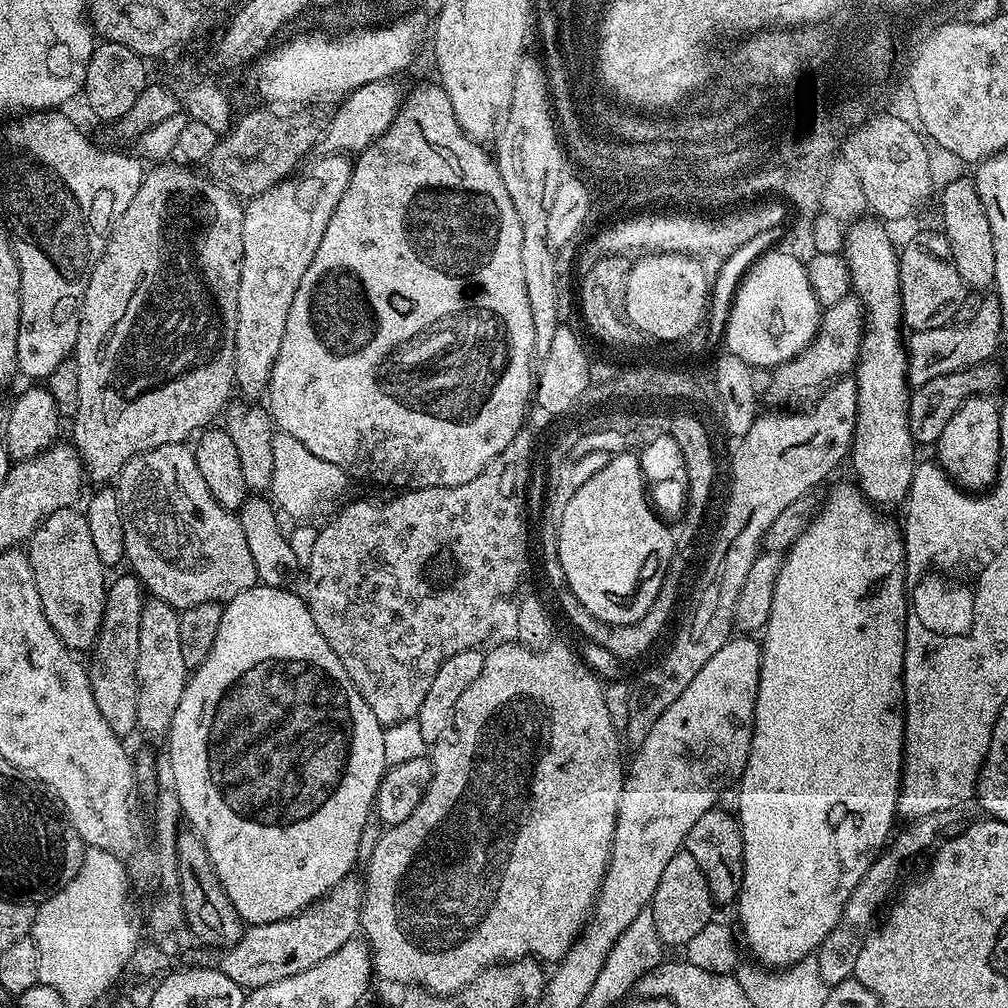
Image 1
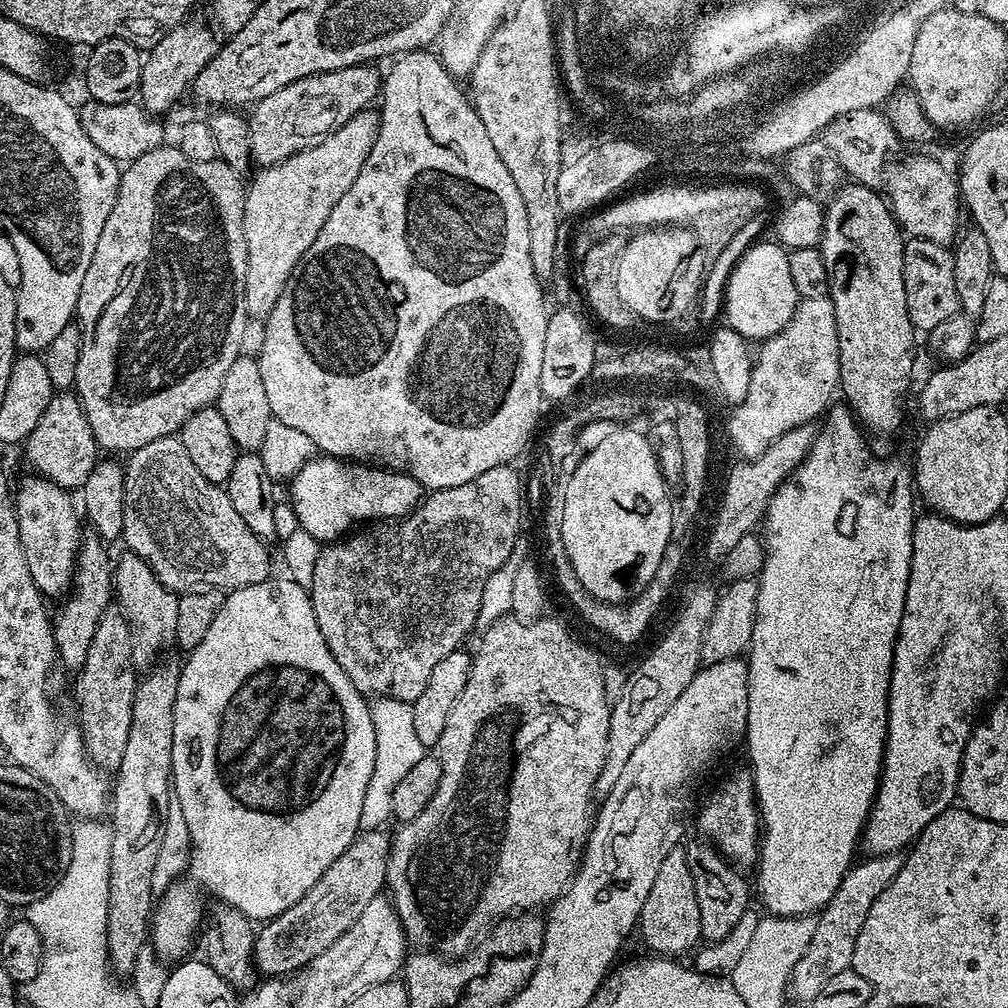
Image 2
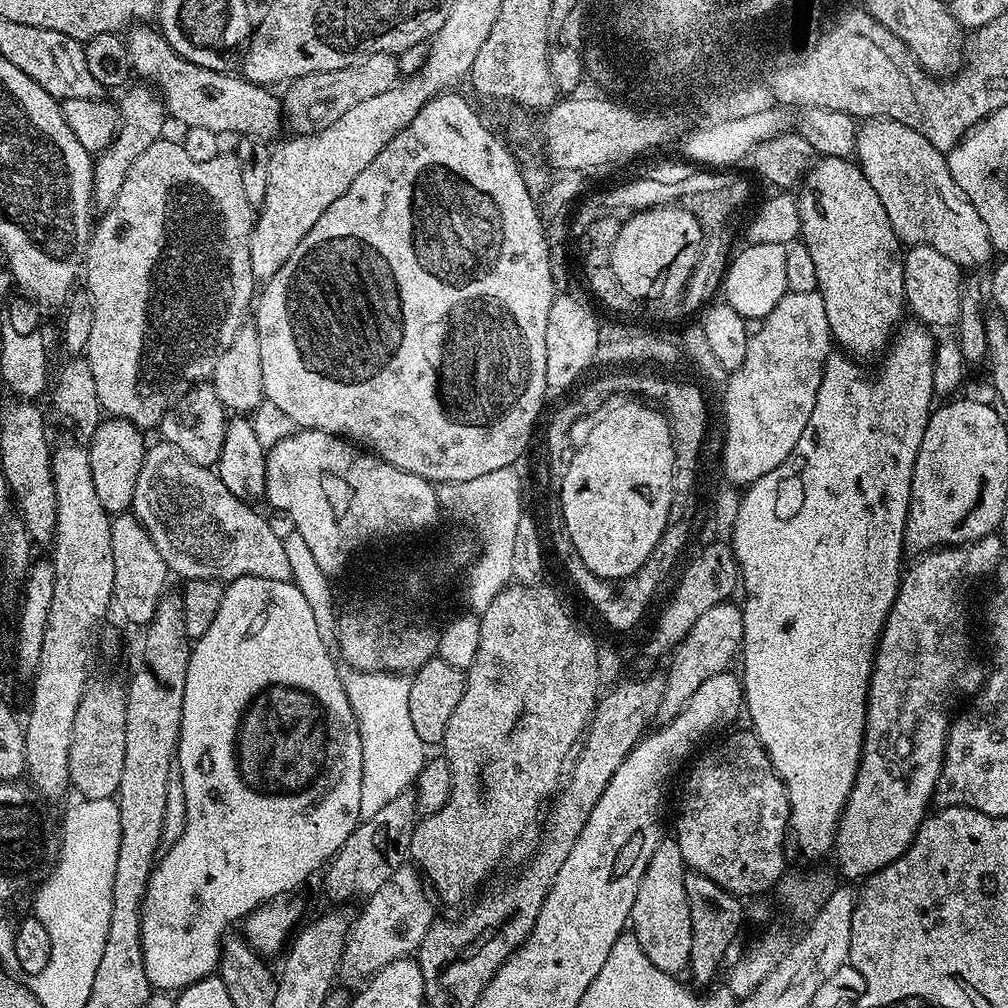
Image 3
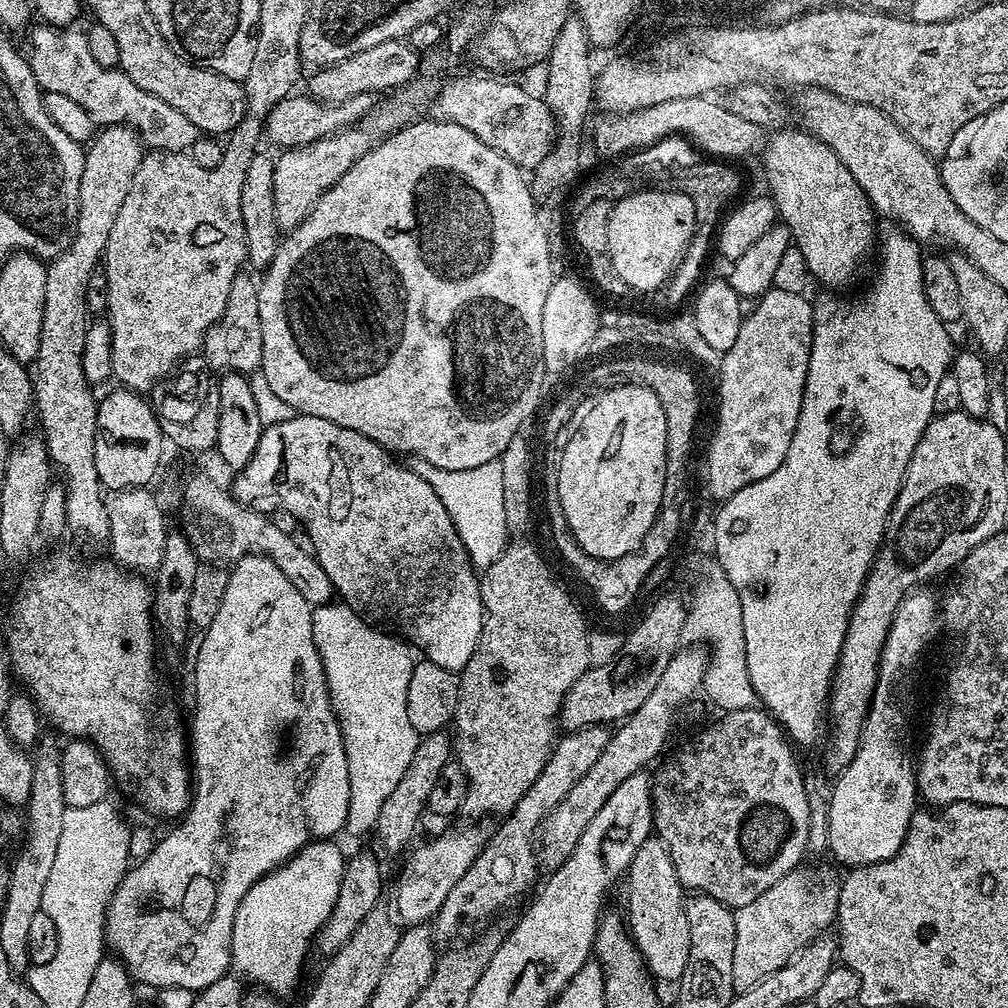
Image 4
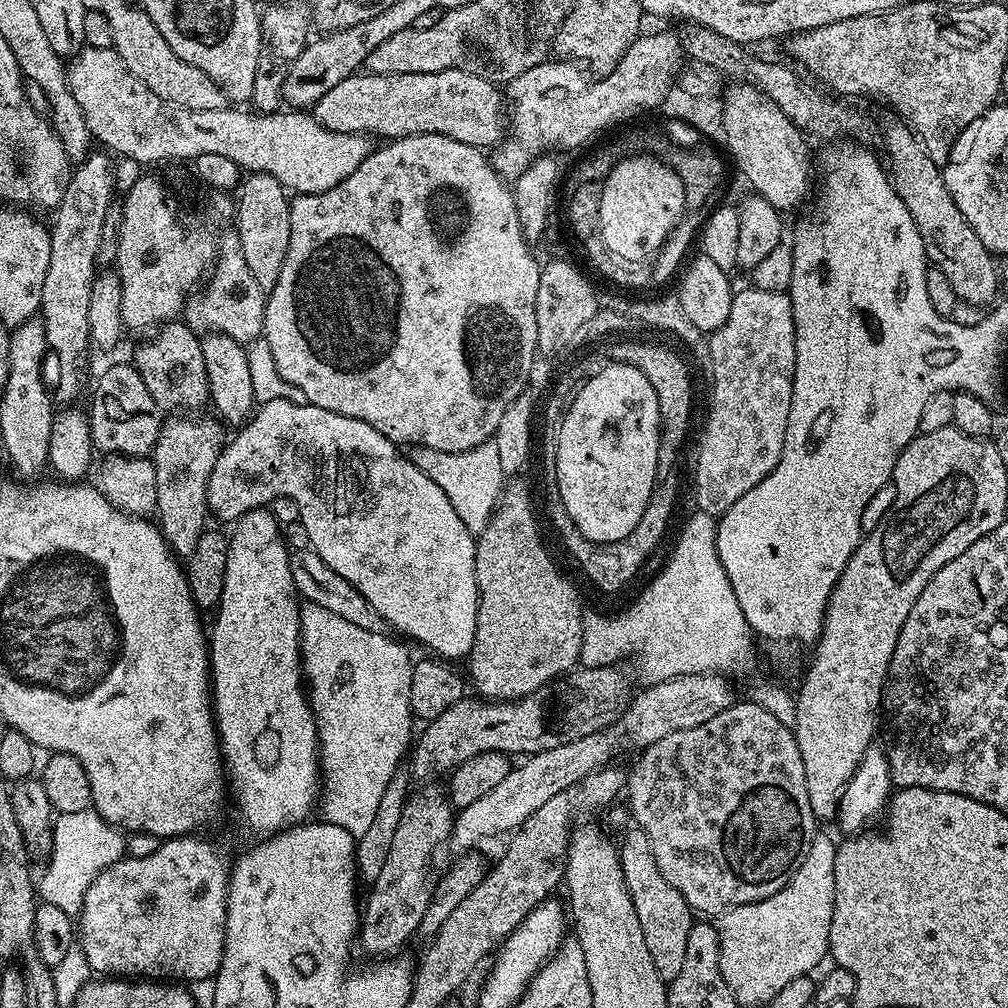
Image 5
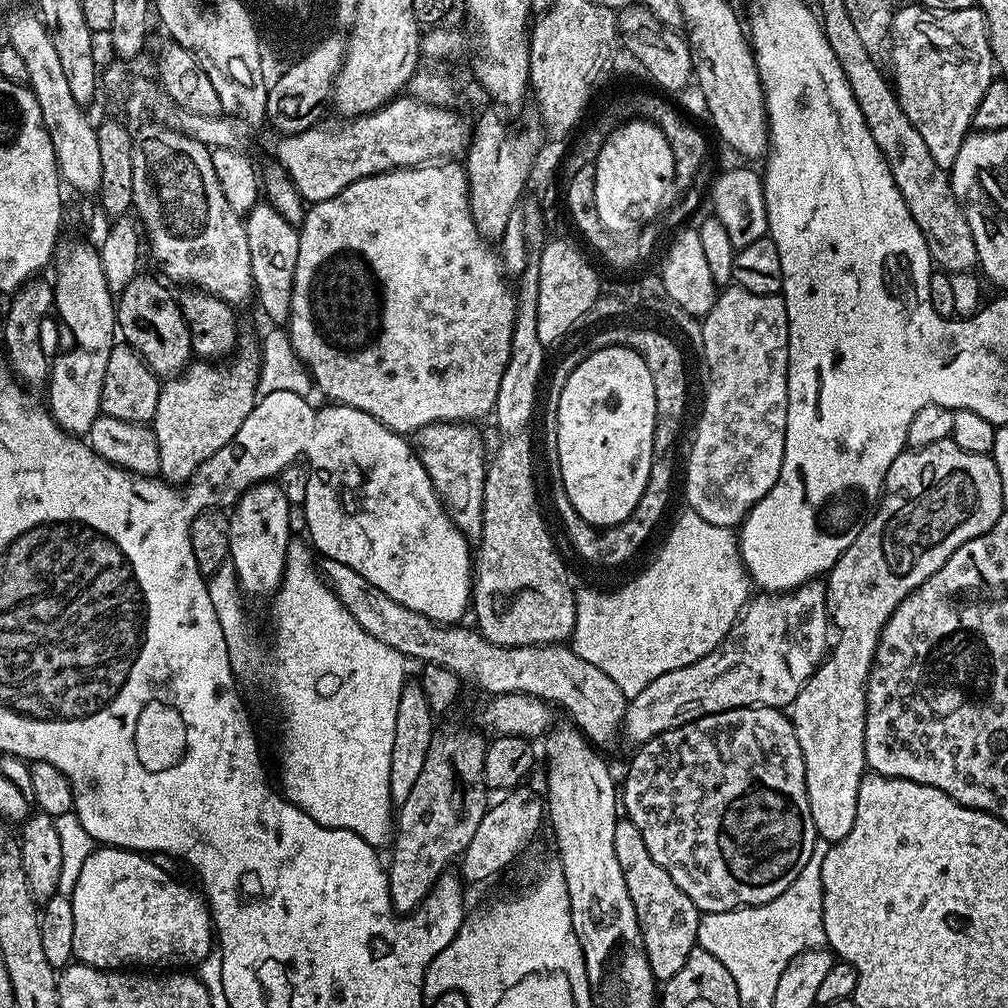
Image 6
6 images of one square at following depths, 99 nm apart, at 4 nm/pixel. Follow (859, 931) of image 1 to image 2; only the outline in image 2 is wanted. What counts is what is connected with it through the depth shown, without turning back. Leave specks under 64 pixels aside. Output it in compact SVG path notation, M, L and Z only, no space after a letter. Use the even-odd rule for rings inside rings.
M891 852L885 856L872 856L853 863L852 867L842 878L838 890L834 890L834 898L819 913L817 929L814 938L811 939L804 956L794 966L791 983L790 996L794 1001L804 1000L810 1002L818 998L822 986L830 982L830 978L849 971L854 958L854 942L858 942L858 930L862 930L862 922L866 922L866 914L870 914L870 906L894 882L894 874L902 870L904 856L899 852Z

